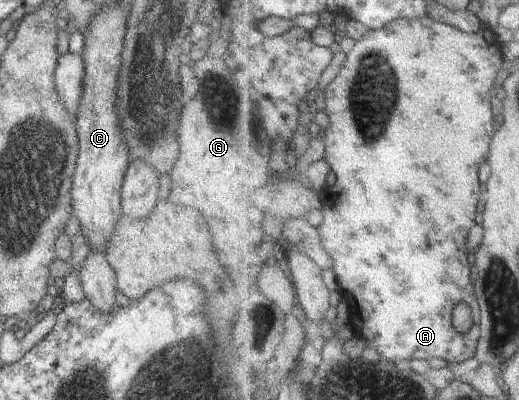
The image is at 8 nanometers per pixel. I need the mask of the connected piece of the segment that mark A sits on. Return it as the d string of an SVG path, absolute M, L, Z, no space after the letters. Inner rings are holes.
M430 16L425 18L399 18L385 28L367 32L357 40L354 49L347 54L349 60L341 73L326 90L326 113L330 117L330 128L326 136L326 158L337 178L337 196L333 196L333 206L323 207L324 221L318 227L321 243L332 258L334 272L337 275L339 292L349 301L352 312L351 326L358 336L377 346L378 352L387 362L401 360L431 360L431 358L449 358L451 362L465 362L477 356L479 338L481 338L481 306L476 291L476 267L469 258L471 231L477 226L477 212L484 205L486 193L481 190L479 172L483 162L489 158L489 148L493 142L493 100L491 90L499 83L499 74L503 70L503 56L499 45L494 45L488 29L479 32L463 32L459 27L436 21ZM467 302L477 314L477 322L469 334L463 334L453 324L453 312L457 304Z

